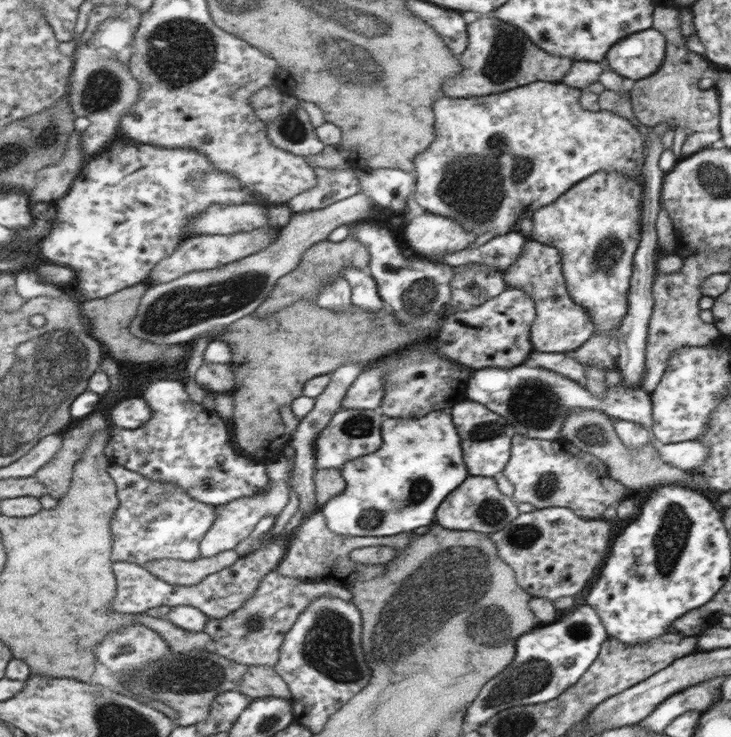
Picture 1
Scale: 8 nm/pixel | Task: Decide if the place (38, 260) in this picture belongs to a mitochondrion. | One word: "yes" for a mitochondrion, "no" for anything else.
no

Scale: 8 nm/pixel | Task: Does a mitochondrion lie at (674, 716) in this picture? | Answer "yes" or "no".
no

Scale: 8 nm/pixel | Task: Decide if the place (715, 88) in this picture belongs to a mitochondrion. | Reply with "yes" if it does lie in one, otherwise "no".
no

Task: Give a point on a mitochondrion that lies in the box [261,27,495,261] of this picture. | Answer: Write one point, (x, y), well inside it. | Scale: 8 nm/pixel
(291, 128)

